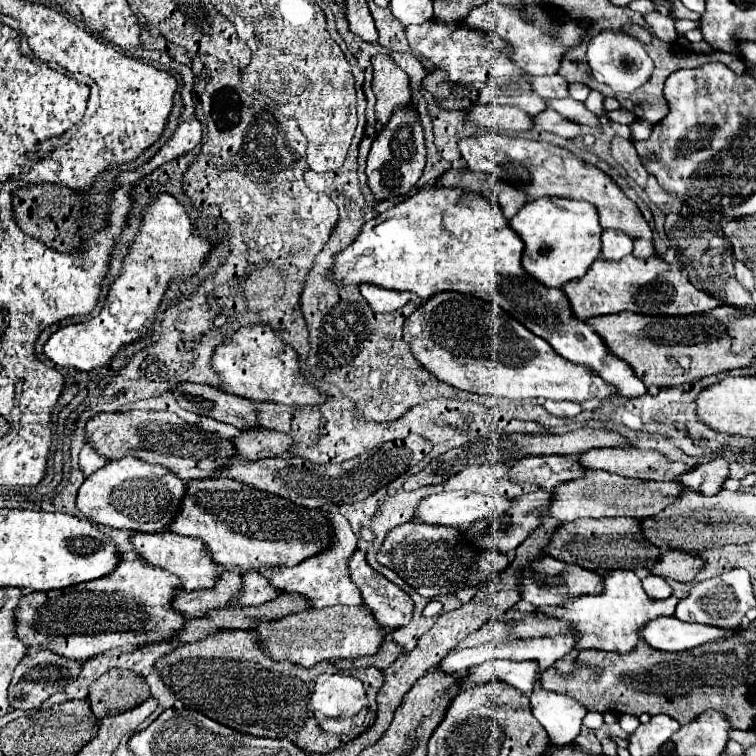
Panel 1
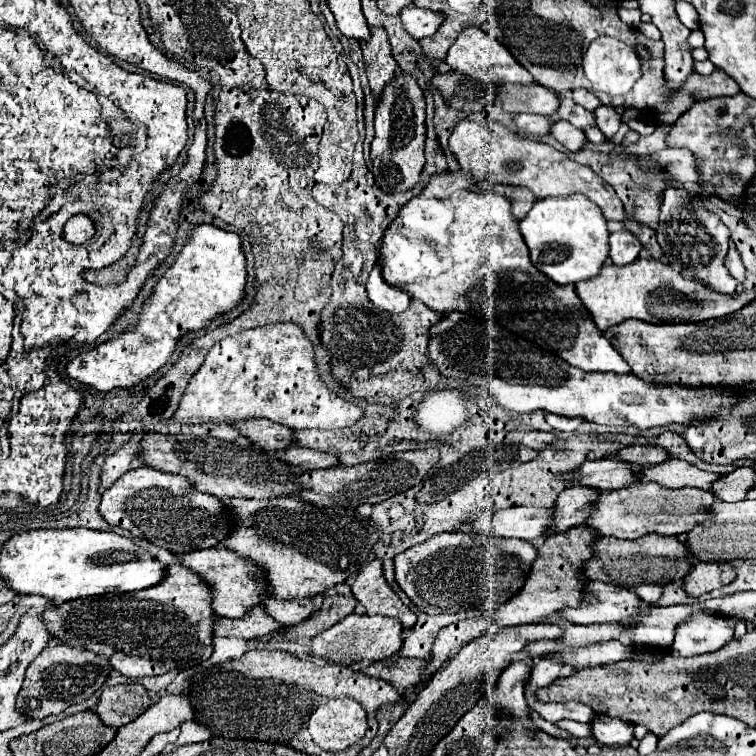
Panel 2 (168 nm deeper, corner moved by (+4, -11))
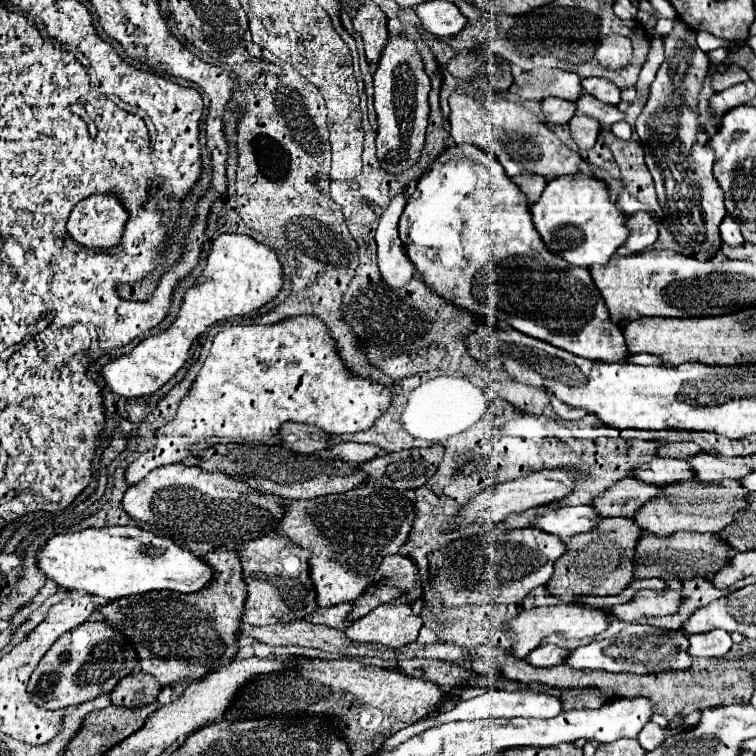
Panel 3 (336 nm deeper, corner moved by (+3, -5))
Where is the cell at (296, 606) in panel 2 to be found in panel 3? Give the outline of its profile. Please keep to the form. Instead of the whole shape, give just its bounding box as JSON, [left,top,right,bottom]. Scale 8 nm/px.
[309,604,353,628]

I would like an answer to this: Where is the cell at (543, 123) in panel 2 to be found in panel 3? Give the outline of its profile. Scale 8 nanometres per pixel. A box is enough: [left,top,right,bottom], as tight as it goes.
[543,98,575,124]

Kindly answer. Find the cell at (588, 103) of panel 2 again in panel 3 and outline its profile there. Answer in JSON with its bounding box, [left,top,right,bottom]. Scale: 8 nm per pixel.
[583,78,621,106]

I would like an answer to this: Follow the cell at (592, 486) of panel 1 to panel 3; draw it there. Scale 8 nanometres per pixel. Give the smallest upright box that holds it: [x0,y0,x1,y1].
[633,480,749,536]

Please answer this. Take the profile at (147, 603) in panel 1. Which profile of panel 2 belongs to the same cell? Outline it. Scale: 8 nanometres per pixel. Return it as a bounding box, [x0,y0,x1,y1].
[42,538,214,678]

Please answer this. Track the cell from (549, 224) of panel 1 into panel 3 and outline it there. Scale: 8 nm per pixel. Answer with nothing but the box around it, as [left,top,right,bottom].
[531,174,627,264]

